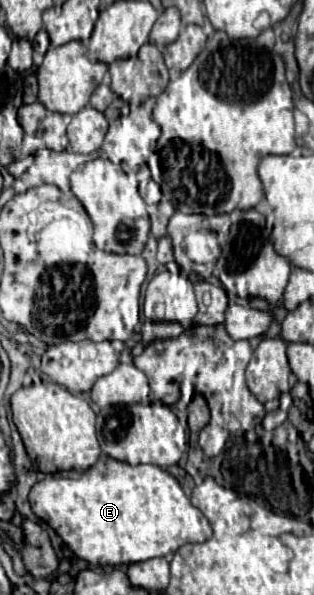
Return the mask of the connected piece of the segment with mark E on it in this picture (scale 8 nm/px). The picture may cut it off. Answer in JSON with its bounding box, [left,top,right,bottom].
[29,457,213,567]

